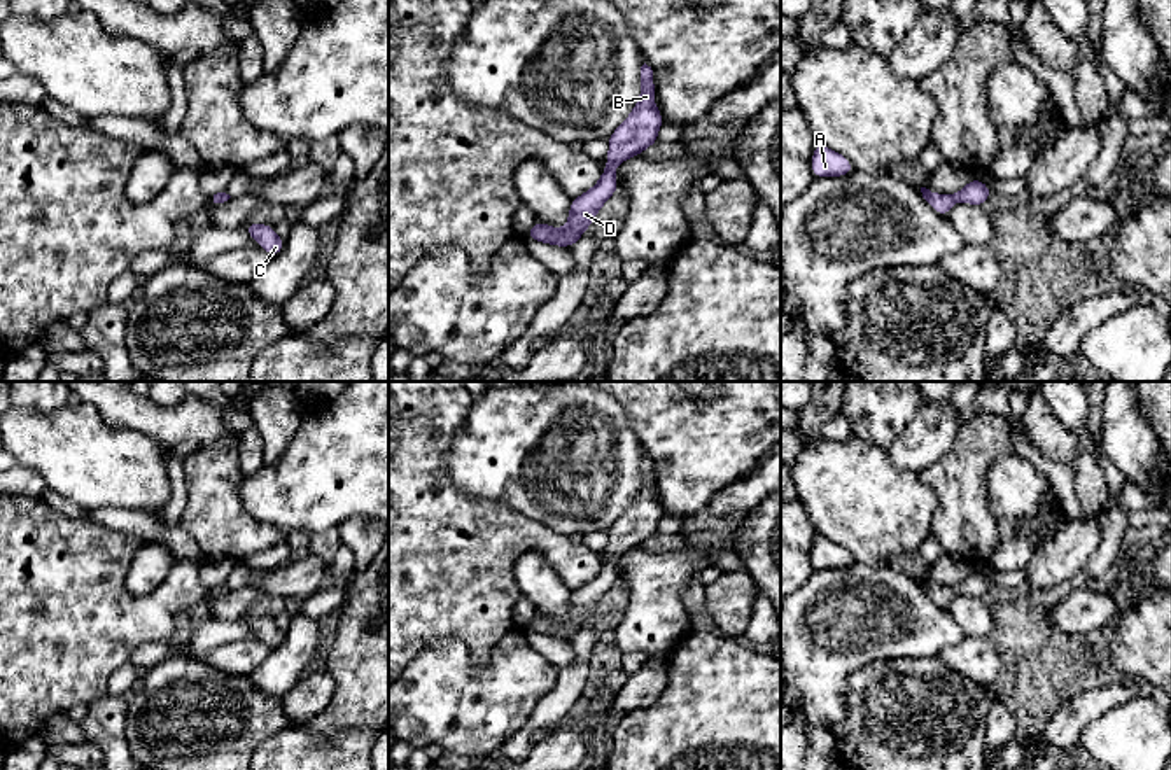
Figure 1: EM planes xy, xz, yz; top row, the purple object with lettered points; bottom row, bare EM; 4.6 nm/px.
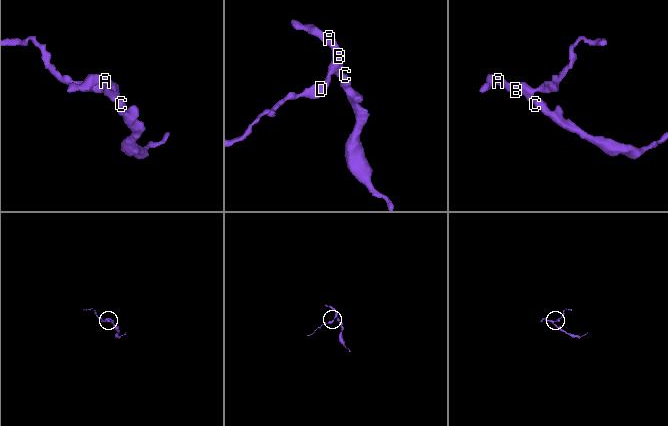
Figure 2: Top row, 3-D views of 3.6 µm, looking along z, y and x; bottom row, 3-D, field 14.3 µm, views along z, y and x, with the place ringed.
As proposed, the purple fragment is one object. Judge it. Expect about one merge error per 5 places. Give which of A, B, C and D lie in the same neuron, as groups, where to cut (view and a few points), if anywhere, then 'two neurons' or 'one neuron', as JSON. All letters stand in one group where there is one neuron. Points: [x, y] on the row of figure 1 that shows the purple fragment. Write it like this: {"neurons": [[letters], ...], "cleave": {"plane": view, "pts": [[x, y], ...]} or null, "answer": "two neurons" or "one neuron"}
{"neurons": [["A", "B", "C", "D"]], "cleave": null, "answer": "one neuron"}

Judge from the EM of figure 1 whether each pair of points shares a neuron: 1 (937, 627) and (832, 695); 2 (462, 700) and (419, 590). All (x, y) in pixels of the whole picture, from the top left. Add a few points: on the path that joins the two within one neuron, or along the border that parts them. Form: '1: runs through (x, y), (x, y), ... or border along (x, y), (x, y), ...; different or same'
1: runs through (907, 639), (872, 648), (846, 665); same
2: border along (471, 650), (457, 639), (436, 639), (406, 667); different

